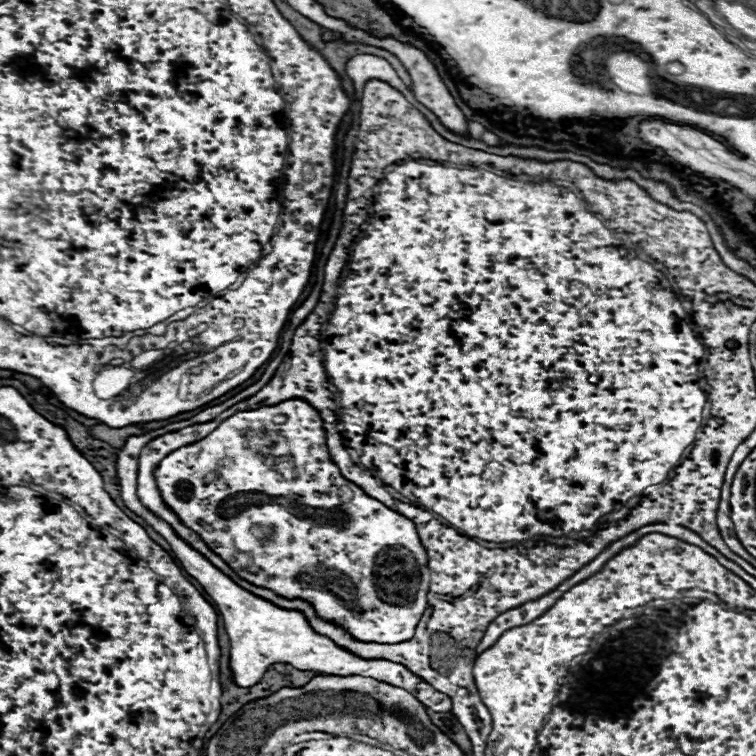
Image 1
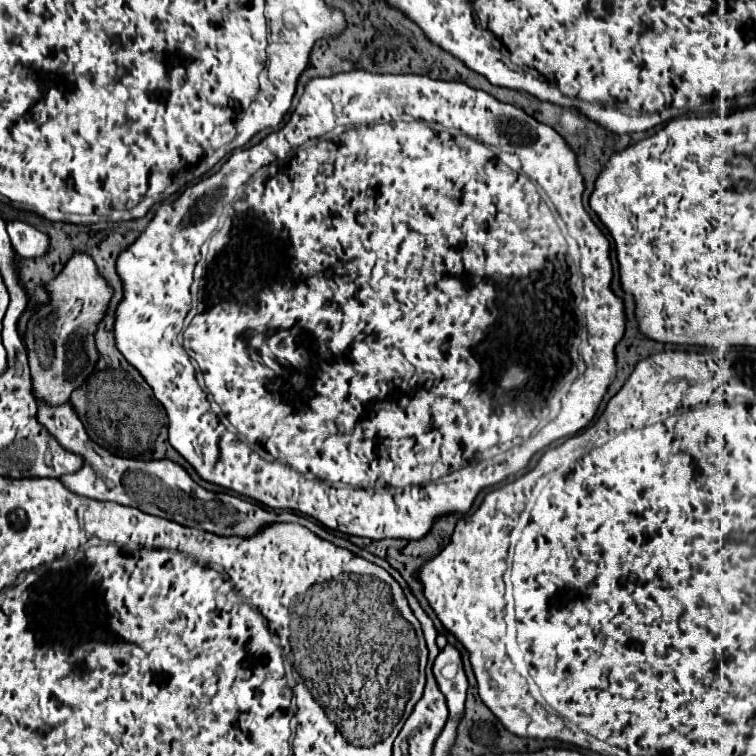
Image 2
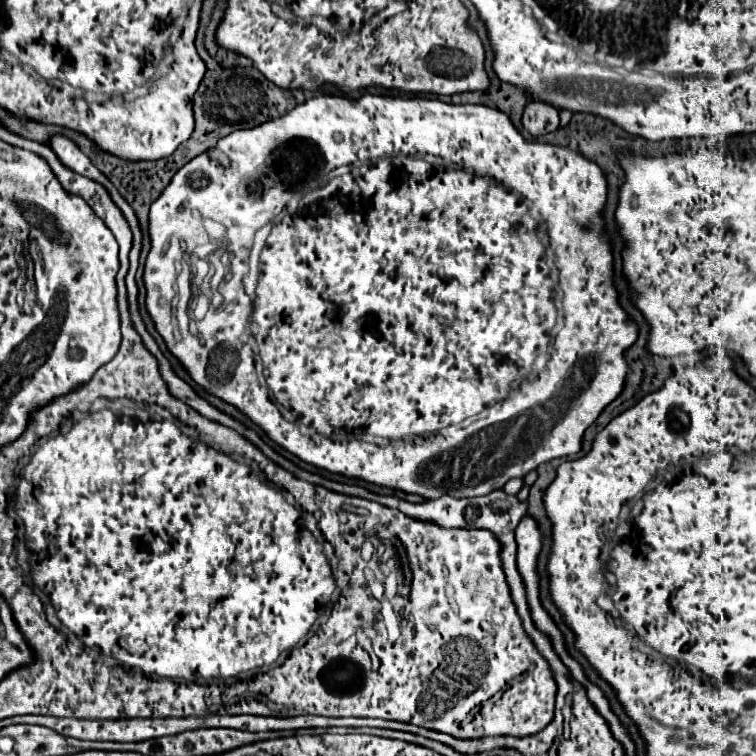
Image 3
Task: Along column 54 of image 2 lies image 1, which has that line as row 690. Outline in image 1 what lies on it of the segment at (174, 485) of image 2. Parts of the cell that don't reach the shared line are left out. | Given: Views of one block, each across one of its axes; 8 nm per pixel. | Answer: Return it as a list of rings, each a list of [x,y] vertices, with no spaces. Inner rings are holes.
[[[342,218],[333,219],[335,219],[335,226],[332,226],[328,235],[326,235],[320,258],[315,263],[314,276],[316,278],[314,278],[312,290],[310,290],[308,298],[290,314],[290,320],[288,320],[288,324],[286,324],[286,328],[284,328],[284,332],[282,332],[282,338],[280,338],[280,340],[282,340],[282,342],[280,342],[280,348],[278,348],[276,356],[270,360],[270,364],[266,366],[262,378],[260,378],[258,382],[254,382],[252,386],[244,388],[242,392],[238,392],[236,396],[232,396],[230,400],[226,400],[226,402],[222,402],[222,404],[218,404],[218,406],[206,408],[206,410],[202,410],[200,414],[196,414],[196,416],[192,416],[190,419],[168,424],[163,428],[158,428],[158,430],[150,430],[148,434],[142,434],[142,436],[130,436],[130,438],[126,440],[126,444],[118,450],[118,460],[116,460],[118,482],[120,482],[120,494],[122,494],[124,504],[126,504],[134,514],[138,514],[140,518],[144,518],[144,522],[146,522],[148,526],[152,526],[162,538],[166,538],[166,540],[170,542],[170,548],[172,548],[172,552],[176,554],[176,558],[180,560],[180,564],[184,566],[184,570],[186,570],[192,578],[196,578],[196,580],[202,584],[202,588],[206,590],[206,594],[214,600],[214,606],[218,606],[218,612],[220,612],[222,618],[224,618],[224,628],[226,628],[226,632],[228,632],[228,636],[230,636],[230,644],[232,644],[232,652],[230,652],[232,662],[230,662],[230,666],[232,666],[232,672],[234,672],[234,676],[236,676],[234,680],[236,680],[238,686],[244,686],[244,688],[246,688],[246,686],[254,686],[256,682],[260,682],[260,678],[264,676],[264,672],[266,672],[266,668],[268,668],[270,664],[288,662],[290,666],[296,666],[298,670],[314,670],[314,672],[318,672],[318,674],[334,674],[334,676],[352,676],[352,674],[356,674],[356,676],[370,676],[370,678],[376,678],[376,680],[380,680],[380,682],[388,682],[388,684],[392,684],[392,686],[400,686],[400,688],[408,690],[414,698],[418,698],[418,700],[420,700],[426,708],[430,708],[430,710],[436,710],[436,712],[450,712],[452,700],[450,700],[444,692],[434,690],[434,688],[432,688],[426,680],[422,680],[420,676],[412,674],[406,666],[400,666],[400,664],[388,662],[388,660],[366,660],[366,658],[360,658],[360,656],[356,656],[356,654],[352,654],[352,652],[340,648],[338,644],[334,644],[328,636],[318,634],[318,632],[308,624],[308,620],[304,618],[302,612],[278,608],[276,604],[272,604],[272,602],[268,602],[268,600],[264,600],[264,598],[260,598],[260,596],[254,596],[252,592],[240,588],[232,578],[228,578],[222,570],[218,570],[218,568],[212,566],[202,554],[198,554],[198,550],[192,550],[182,538],[178,538],[176,532],[172,530],[172,526],[170,526],[168,522],[164,522],[162,518],[154,516],[146,506],[142,506],[142,502],[140,502],[140,498],[138,498],[138,494],[136,494],[136,484],[138,484],[138,482],[136,482],[136,480],[138,480],[138,456],[140,456],[140,450],[142,450],[152,438],[158,438],[160,434],[180,430],[196,424],[196,422],[214,420],[220,412],[224,412],[224,410],[230,408],[232,404],[236,404],[236,402],[240,402],[240,400],[244,400],[244,398],[256,394],[256,392],[258,392],[264,384],[268,384],[268,380],[274,376],[276,368],[280,366],[280,362],[282,362],[284,356],[288,354],[290,340],[292,340],[294,330],[296,330],[296,328],[304,322],[304,318],[314,310],[314,306],[316,306],[316,302],[318,302],[318,298],[320,298],[320,288],[322,288],[324,281],[324,267],[339,237],[342,227]]]

